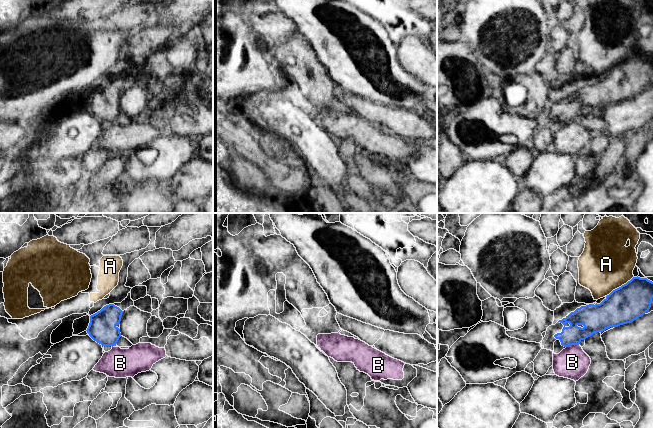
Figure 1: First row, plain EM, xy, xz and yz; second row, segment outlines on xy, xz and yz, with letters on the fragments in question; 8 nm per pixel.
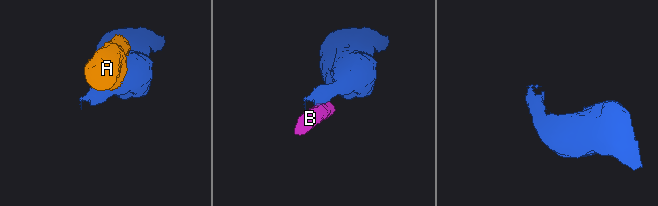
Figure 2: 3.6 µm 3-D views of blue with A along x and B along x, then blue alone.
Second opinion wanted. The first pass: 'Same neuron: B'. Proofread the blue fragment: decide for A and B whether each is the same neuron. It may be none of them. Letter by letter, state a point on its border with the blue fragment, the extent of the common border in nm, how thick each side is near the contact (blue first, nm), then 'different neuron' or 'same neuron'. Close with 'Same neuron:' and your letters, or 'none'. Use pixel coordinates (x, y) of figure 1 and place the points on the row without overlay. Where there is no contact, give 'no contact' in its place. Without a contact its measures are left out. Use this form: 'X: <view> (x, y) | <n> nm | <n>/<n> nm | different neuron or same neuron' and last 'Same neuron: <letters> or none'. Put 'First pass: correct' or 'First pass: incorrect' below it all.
A: yz (619, 63) | 280 nm | 300/420 nm | different neuron
B: yz (572, 120) | 110 nm | 180/260 nm | different neuron
Same neuron: none
First pass: incorrect

